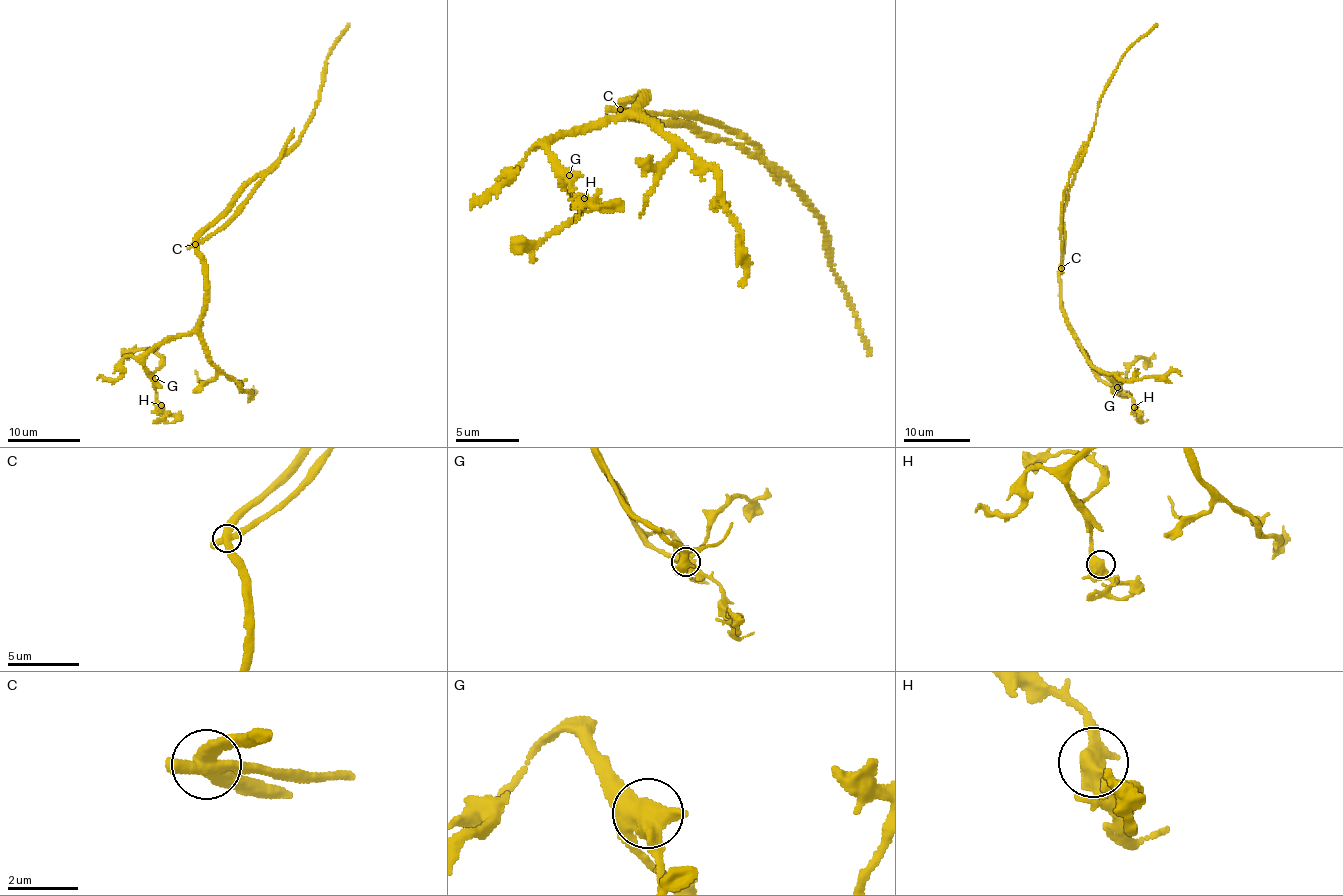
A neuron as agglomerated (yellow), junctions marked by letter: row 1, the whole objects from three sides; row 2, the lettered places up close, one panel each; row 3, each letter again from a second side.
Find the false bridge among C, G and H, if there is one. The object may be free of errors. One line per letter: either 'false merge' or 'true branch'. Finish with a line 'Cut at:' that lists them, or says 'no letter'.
C: false merge
G: true branch
H: true branch
Cut at: C

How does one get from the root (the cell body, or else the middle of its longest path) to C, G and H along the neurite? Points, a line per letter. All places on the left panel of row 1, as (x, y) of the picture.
C: (220, 217), (195, 243)
G: (220, 217), (198, 238), (206, 292), (203, 315), (190, 331), (162, 340), (147, 356), (145, 364), (155, 378)
H: (220, 217), (198, 238), (206, 292), (201, 319), (186, 334), (162, 340), (145, 360), (161, 405)

